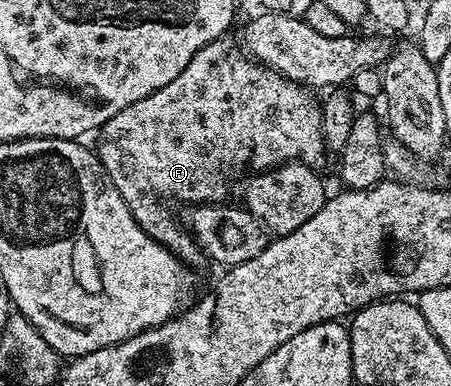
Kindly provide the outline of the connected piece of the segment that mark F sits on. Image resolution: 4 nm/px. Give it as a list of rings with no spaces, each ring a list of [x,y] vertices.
[[[222,37],[211,41],[207,45],[203,45],[203,49],[199,49],[199,53],[195,53],[195,57],[191,57],[191,61],[187,61],[187,69],[183,69],[183,73],[179,73],[179,77],[175,77],[175,81],[167,81],[167,85],[163,85],[163,89],[159,89],[155,93],[143,97],[143,101],[135,101],[135,105],[127,105],[127,109],[115,113],[115,117],[111,117],[111,121],[107,121],[99,128],[101,140],[98,141],[97,147],[95,146],[95,154],[101,160],[105,172],[111,177],[115,189],[119,189],[123,201],[127,201],[127,205],[131,209],[135,221],[156,243],[163,244],[172,255],[177,256],[186,265],[194,265],[193,263],[197,263],[200,259],[203,259],[203,252],[198,247],[197,240],[193,238],[192,234],[182,224],[181,228],[169,216],[169,211],[161,204],[161,199],[178,199],[181,203],[189,203],[188,205],[225,203],[229,195],[229,179],[235,178],[240,171],[246,170],[245,172],[248,172],[252,169],[254,172],[258,172],[280,167],[282,163],[292,163],[294,161],[305,163],[308,167],[316,168],[318,166],[317,163],[321,163],[327,158],[323,133],[321,132],[322,104],[319,102],[319,99],[313,96],[316,94],[301,83],[291,81],[287,77],[280,75],[277,71],[271,70],[270,67],[264,67],[257,60],[250,59],[248,55],[242,53],[240,50],[237,51],[233,51],[233,43],[229,40],[229,37]]]

